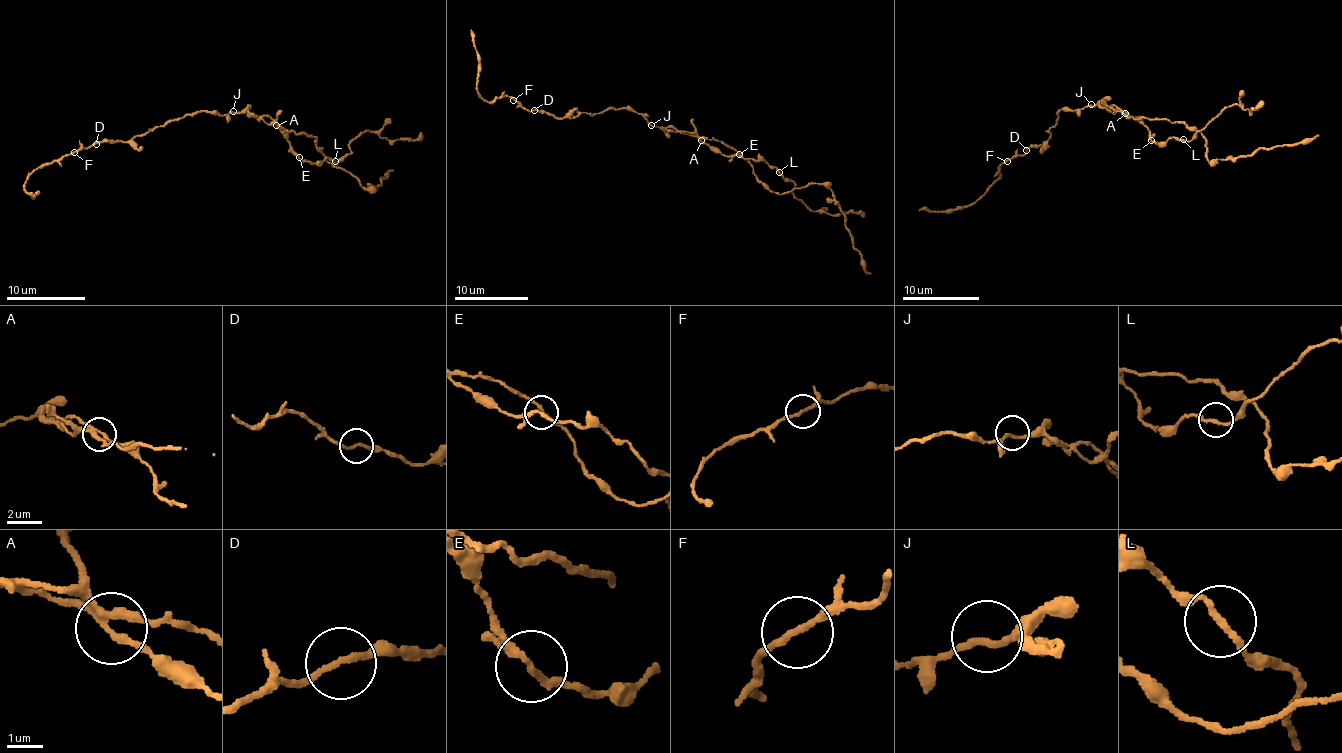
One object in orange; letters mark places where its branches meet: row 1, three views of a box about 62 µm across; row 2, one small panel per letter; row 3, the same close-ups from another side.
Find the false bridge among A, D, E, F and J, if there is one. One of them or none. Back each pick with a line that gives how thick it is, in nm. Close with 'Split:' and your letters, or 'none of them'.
Split: none of them

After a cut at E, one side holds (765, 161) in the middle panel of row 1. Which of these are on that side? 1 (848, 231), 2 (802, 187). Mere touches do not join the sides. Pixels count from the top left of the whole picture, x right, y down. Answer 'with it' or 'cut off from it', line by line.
1: cut off from it
2: cut off from it

